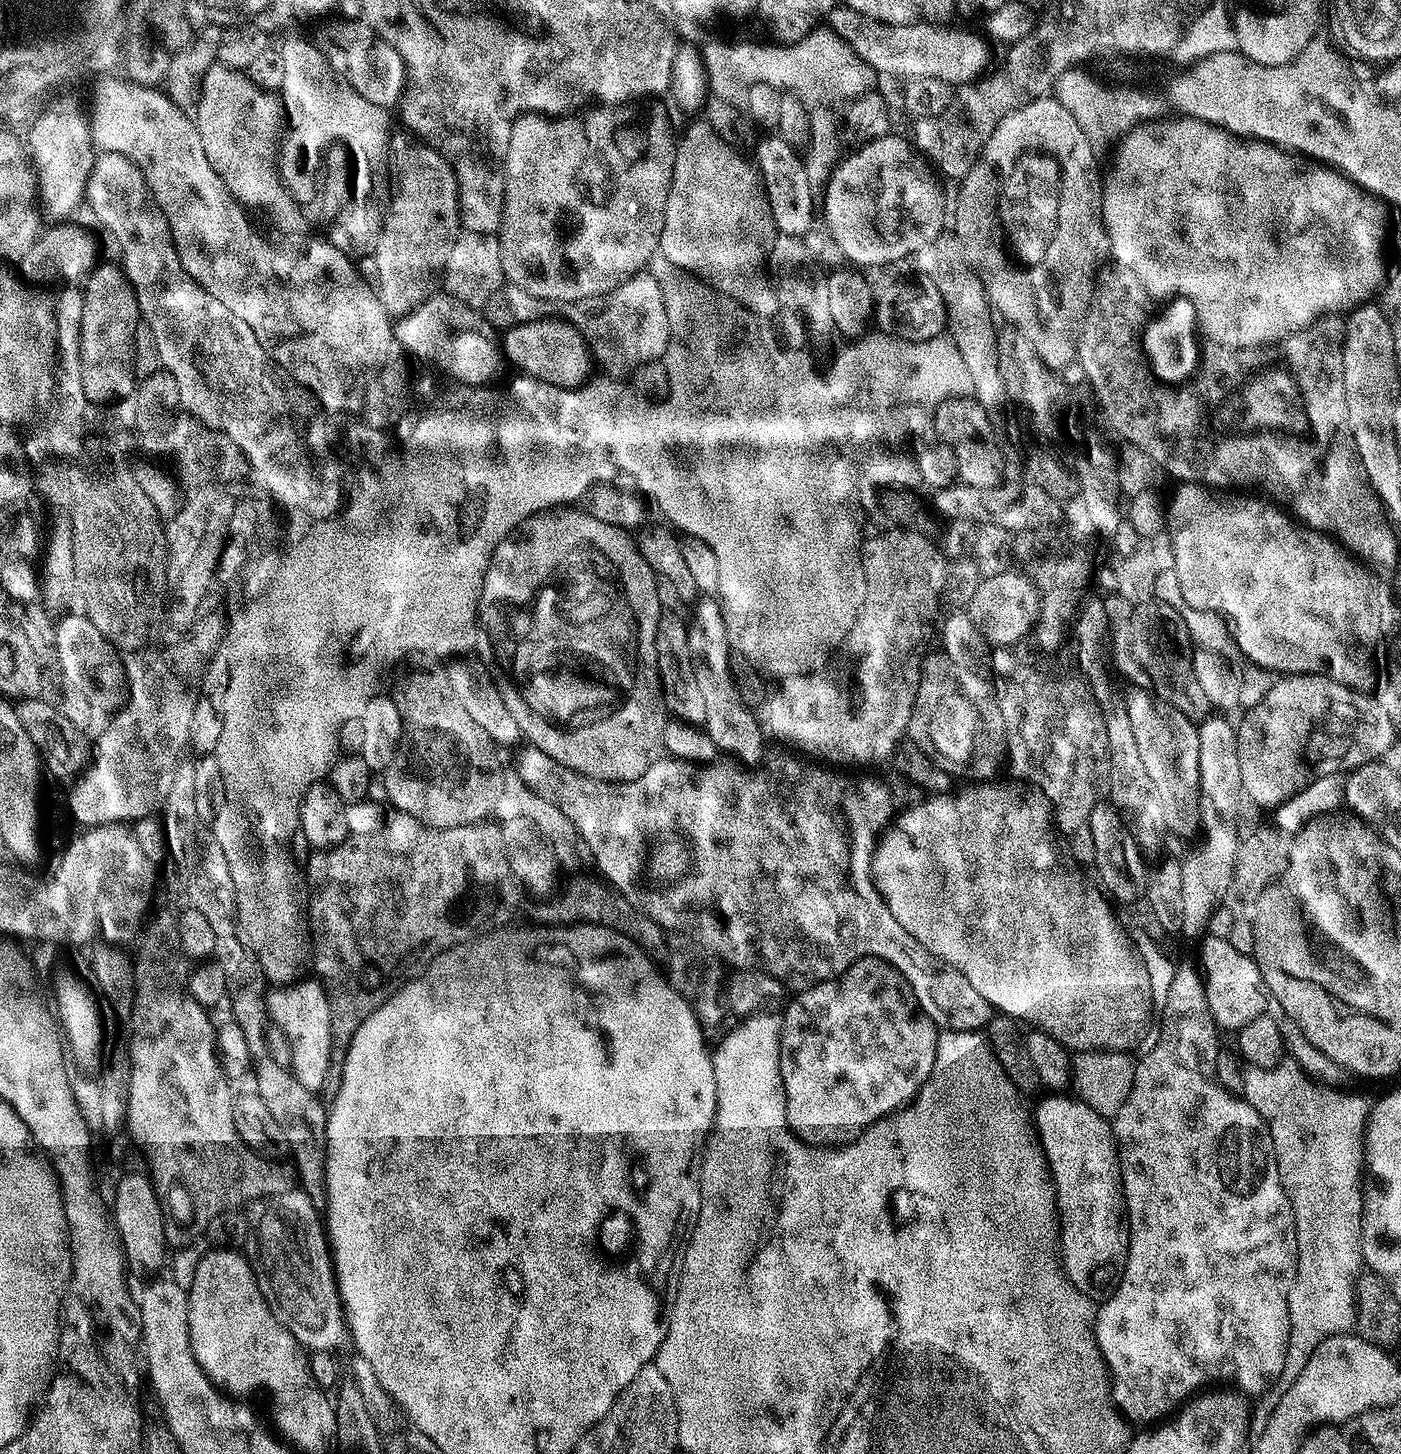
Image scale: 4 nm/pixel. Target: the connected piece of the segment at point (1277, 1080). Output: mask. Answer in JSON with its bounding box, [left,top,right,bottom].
[1250,1062,1370,1437]

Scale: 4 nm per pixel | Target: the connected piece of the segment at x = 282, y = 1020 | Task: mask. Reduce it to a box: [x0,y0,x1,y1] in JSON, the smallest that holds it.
[266,979,330,1093]

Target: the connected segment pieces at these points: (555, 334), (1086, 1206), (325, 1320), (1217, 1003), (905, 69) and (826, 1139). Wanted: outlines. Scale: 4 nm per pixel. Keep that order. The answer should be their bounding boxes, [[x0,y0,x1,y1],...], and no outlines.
[[503,316,592,389],[1034,1098,1128,1302],[242,1190,346,1352],[1202,939,1270,1034],[856,21,989,86],[780,956,938,1146]]

